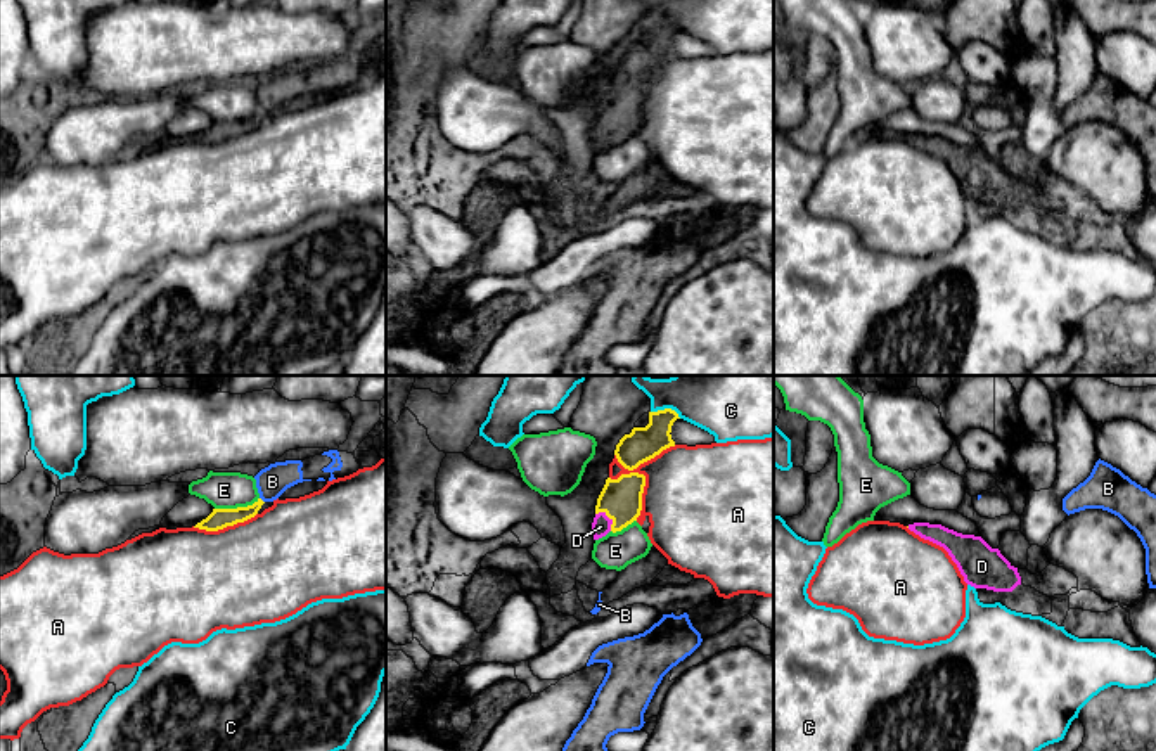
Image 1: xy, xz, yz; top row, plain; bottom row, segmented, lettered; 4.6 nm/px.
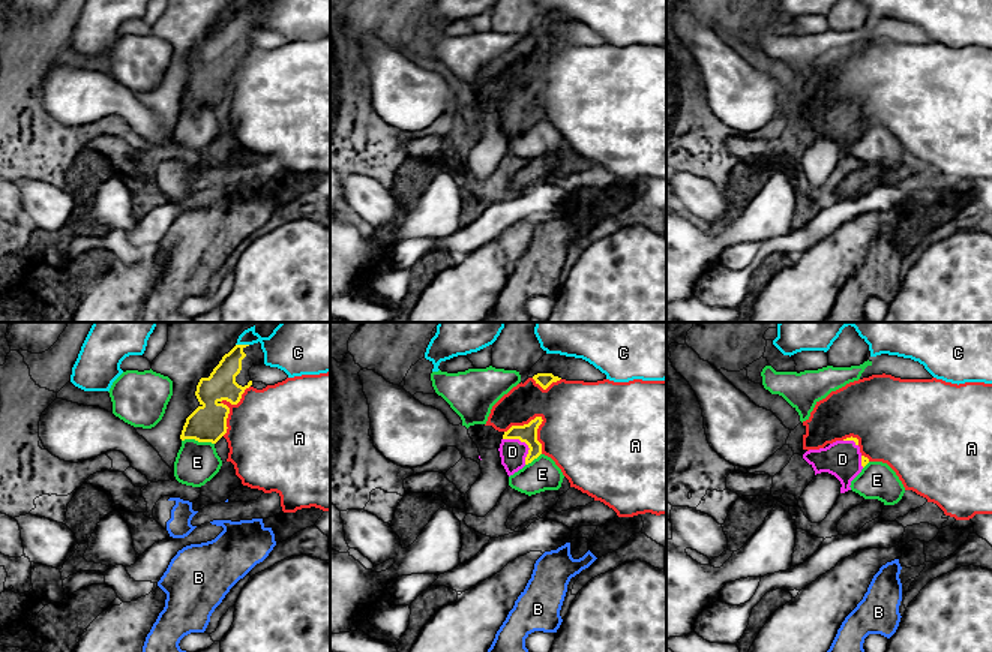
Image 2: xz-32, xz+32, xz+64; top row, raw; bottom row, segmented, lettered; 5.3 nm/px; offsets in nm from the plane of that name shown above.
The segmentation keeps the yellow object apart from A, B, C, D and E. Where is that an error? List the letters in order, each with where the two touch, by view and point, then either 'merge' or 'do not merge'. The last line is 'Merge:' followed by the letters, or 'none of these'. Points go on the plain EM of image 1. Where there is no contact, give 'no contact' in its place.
A: meets yellow in xz at (642, 87); do not merge
B: meets yellow in xy at (262, 113); do not merge
C: meets yellow in xz at (667, 21); do not merge
D: meets yellow in xz at (608, 128); merge
E: meets yellow in xy at (237, 120); do not merge
Merge: D

